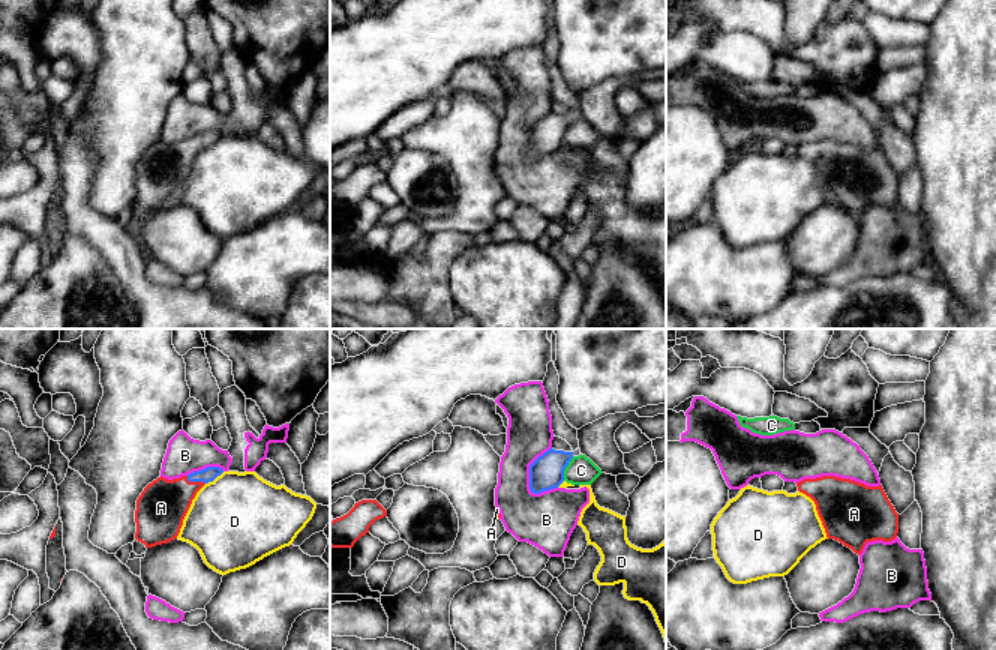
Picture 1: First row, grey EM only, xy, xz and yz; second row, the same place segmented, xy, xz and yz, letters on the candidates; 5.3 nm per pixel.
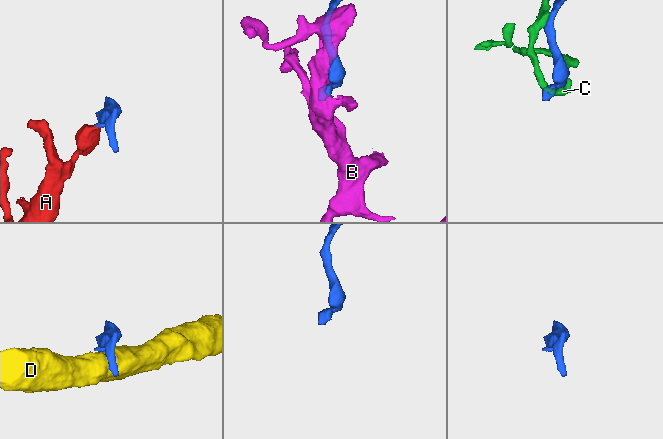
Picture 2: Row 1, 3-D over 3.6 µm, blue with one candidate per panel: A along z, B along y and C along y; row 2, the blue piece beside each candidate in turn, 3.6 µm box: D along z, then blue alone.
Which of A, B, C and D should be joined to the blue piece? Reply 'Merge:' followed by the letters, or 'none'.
Merge: A

